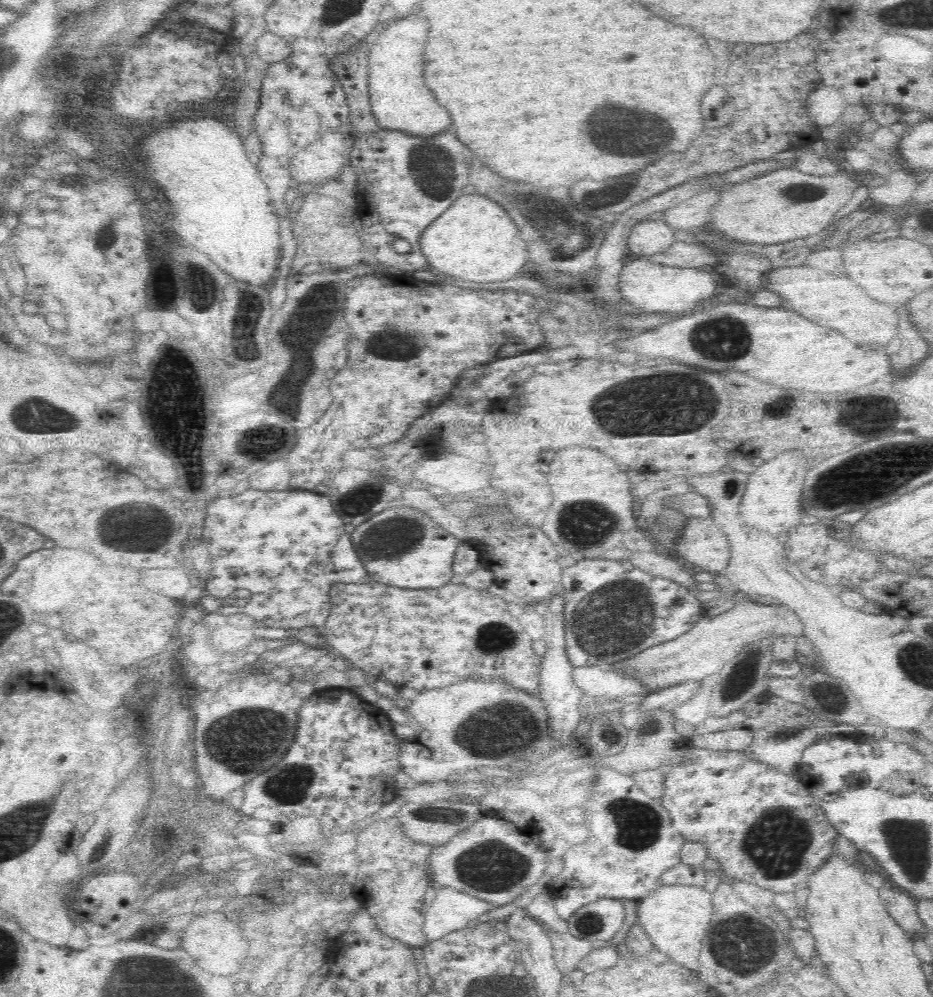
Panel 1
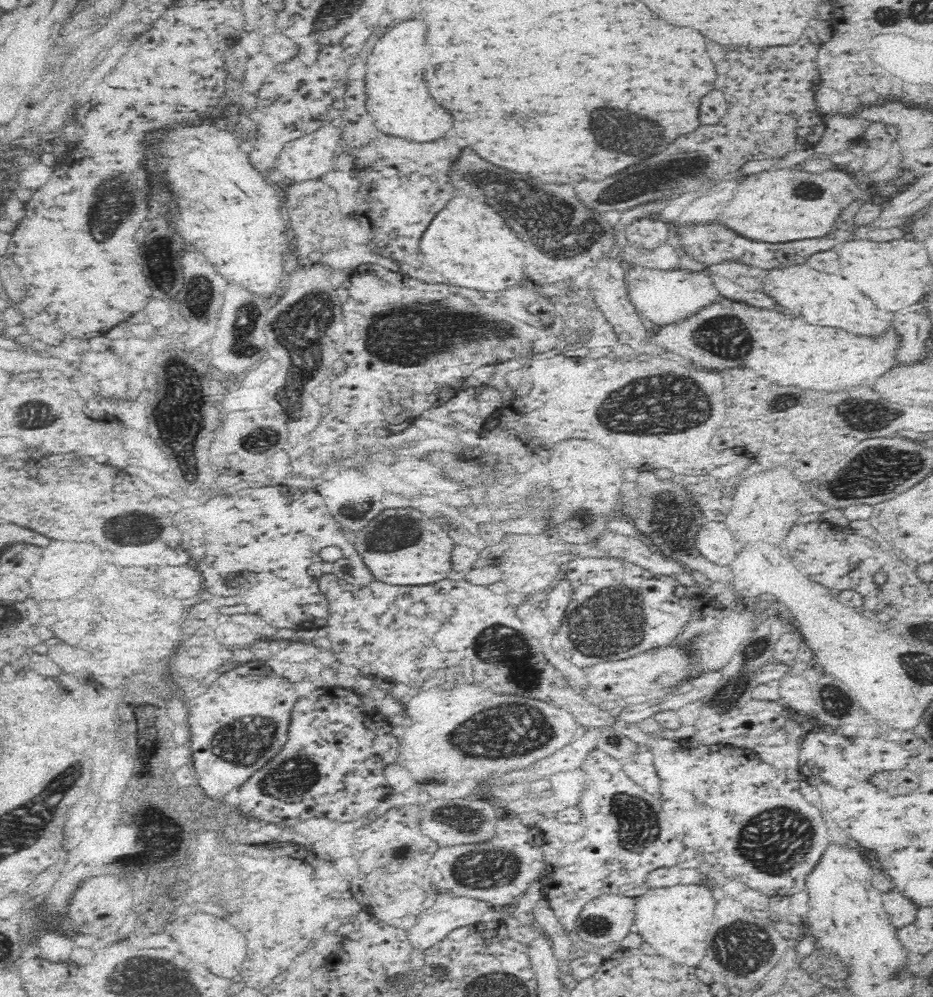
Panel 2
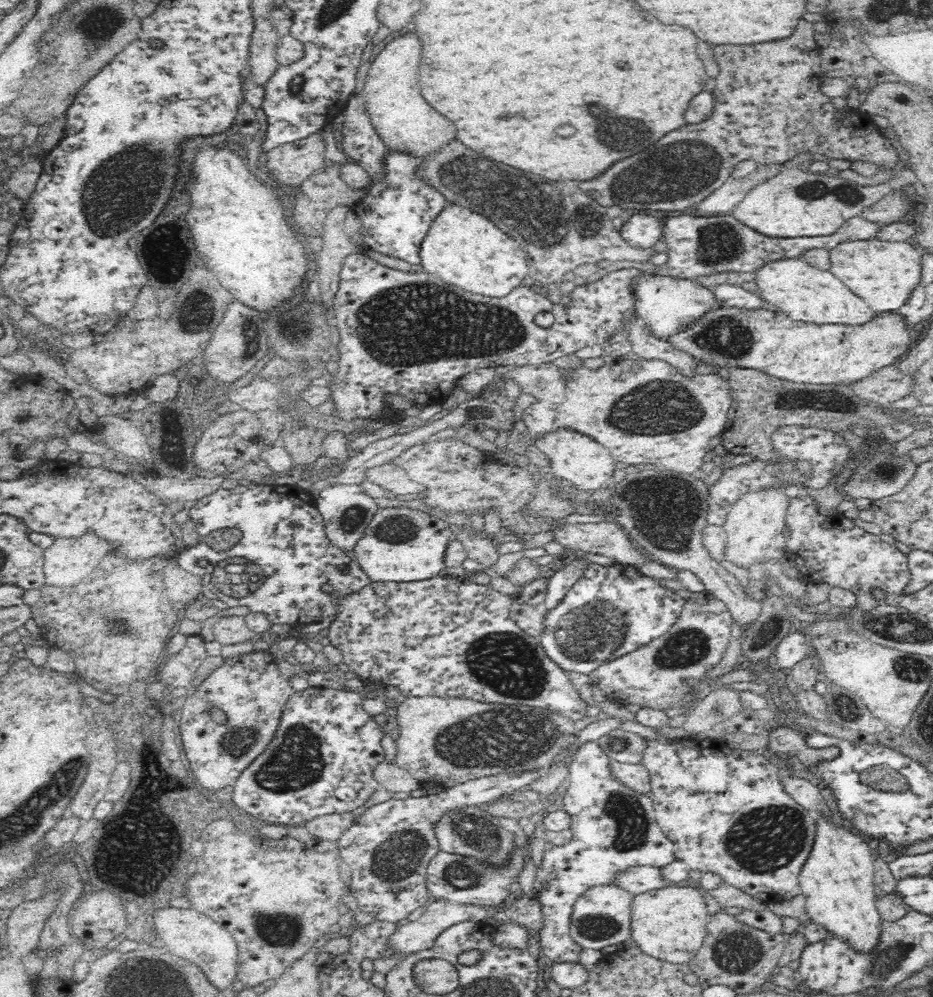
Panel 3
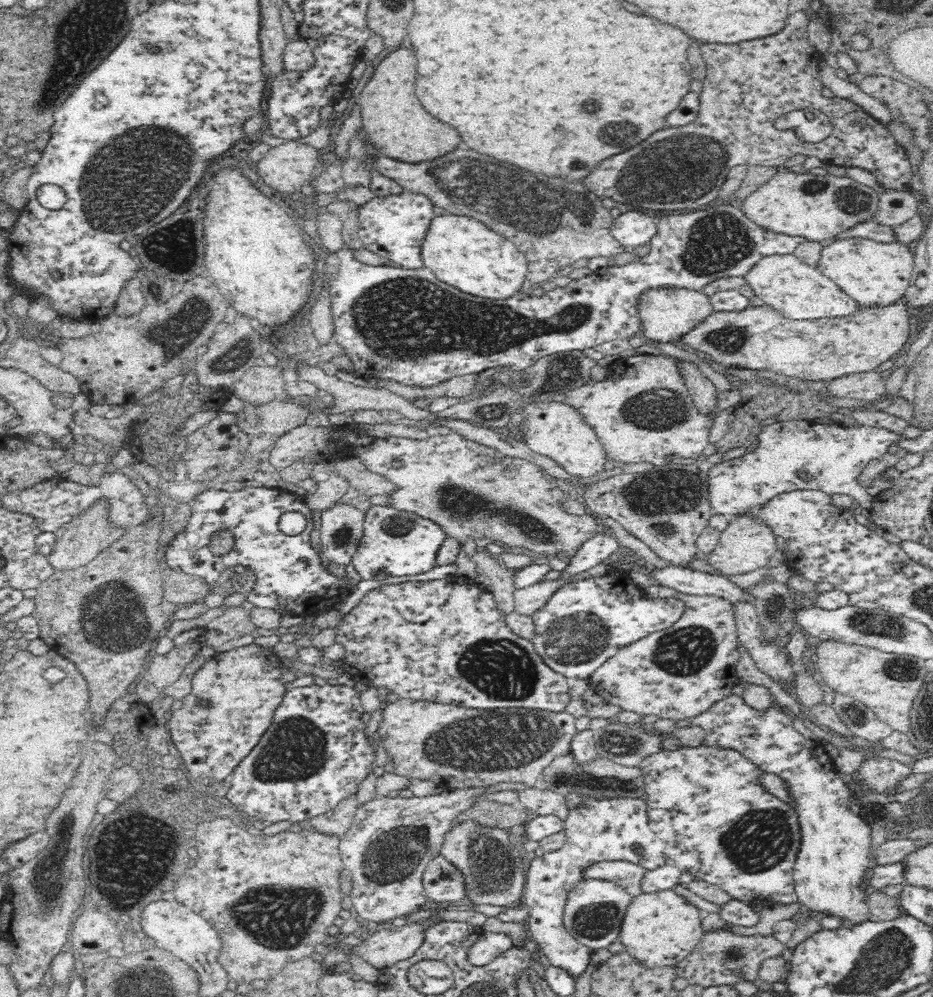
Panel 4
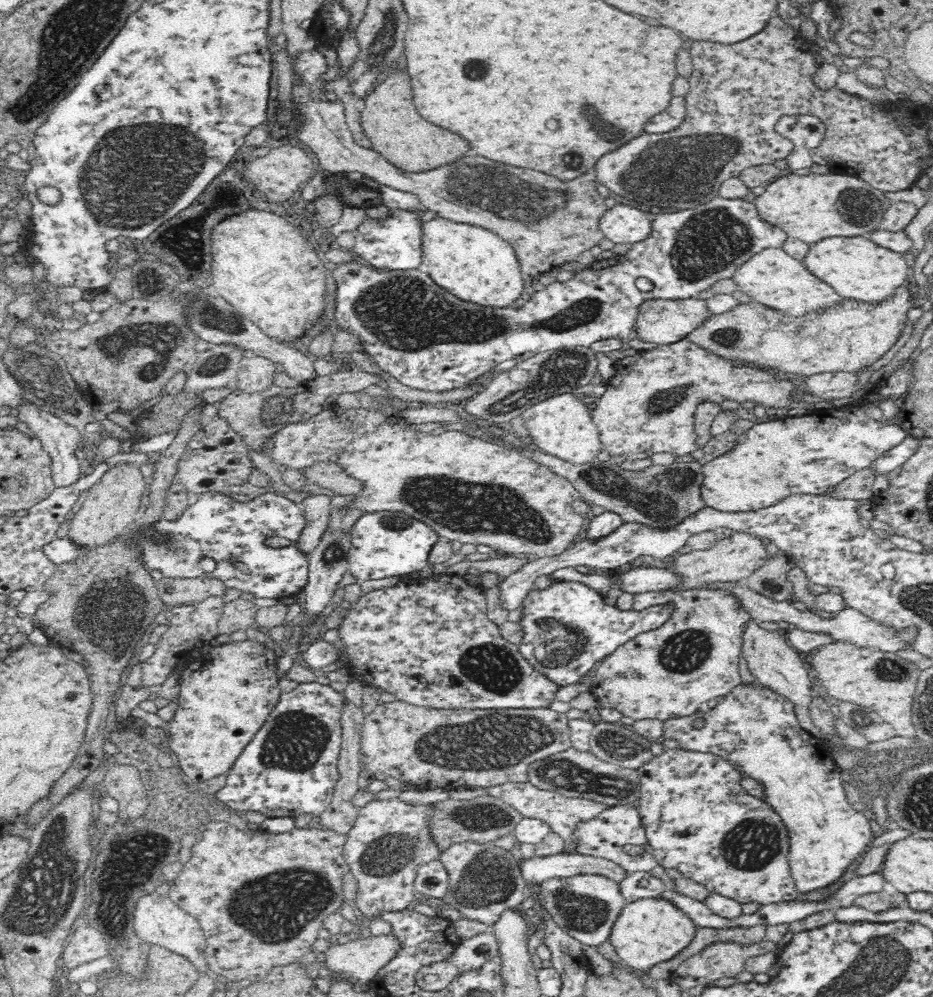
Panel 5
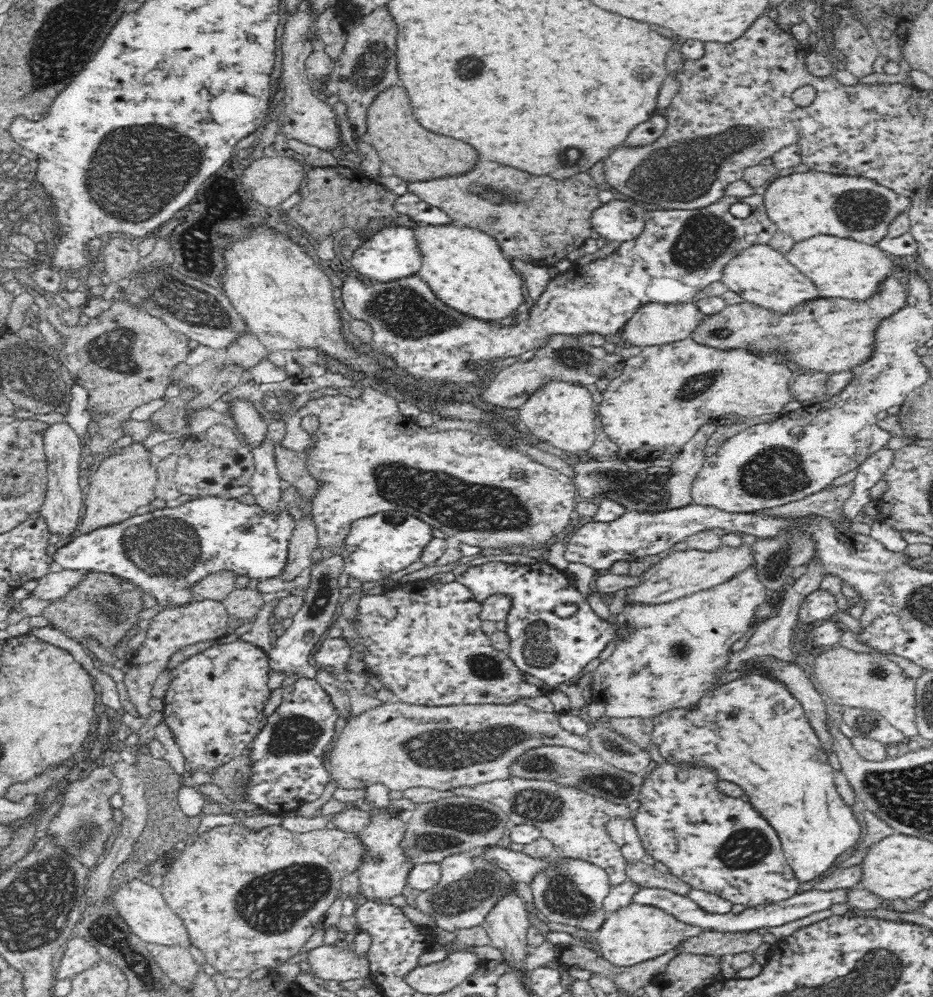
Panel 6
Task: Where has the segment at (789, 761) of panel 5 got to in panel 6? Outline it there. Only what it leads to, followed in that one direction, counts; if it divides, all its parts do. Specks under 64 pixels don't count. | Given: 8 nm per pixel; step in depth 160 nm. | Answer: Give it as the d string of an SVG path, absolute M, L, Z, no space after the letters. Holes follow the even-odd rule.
M750 672L748 676L714 690L712 696L706 696L700 701L698 710L668 710L656 716L653 724L651 740L665 759L672 762L708 763L716 770L722 768L718 772L722 780L742 784L750 796L750 802L780 834L784 842L784 856L801 883L820 878L824 872L836 866L844 852L852 851L859 844L862 824L856 820L854 812L842 800L834 785L834 768L828 753L810 727L802 705L781 682L759 672Z

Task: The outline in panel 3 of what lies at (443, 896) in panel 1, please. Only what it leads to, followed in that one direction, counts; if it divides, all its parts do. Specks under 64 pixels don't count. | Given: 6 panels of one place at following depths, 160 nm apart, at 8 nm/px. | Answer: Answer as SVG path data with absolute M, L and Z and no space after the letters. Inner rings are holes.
M433 899L426 908L421 910L421 914L416 921L405 922L398 925L398 930L392 934L390 943L392 943L396 952L399 952L400 957L408 956L412 953L419 953L421 950L432 948L434 942L438 940L438 936L451 926L468 920L476 920L476 916L477 922L485 921L491 913L492 910L480 905L465 905L449 900Z

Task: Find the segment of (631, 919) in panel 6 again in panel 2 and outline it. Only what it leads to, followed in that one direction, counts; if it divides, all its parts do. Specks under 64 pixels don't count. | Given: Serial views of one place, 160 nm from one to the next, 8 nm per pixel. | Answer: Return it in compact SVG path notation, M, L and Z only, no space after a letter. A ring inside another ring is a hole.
M717 883L653 887L648 893L634 899L633 929L644 937L650 952L698 970L700 962L704 960L707 953L713 910L719 892Z

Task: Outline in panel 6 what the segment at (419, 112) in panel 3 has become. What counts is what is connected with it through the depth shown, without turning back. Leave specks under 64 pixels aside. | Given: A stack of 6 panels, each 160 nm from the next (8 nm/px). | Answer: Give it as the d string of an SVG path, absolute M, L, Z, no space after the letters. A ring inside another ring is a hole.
M404 86L384 89L366 112L365 137L377 151L380 161L396 177L407 182L422 182L444 175L460 175L474 167L476 150L460 140L426 130L412 114L412 106Z

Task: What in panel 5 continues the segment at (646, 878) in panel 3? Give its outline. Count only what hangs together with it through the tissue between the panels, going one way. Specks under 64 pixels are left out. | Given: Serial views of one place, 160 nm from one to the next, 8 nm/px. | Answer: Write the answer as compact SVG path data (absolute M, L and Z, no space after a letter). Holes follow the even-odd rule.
M567 852L554 856L534 855L530 858L521 858L520 862L526 882L536 885L554 877L570 878L581 875L599 875L620 884L630 876L628 871L611 860Z

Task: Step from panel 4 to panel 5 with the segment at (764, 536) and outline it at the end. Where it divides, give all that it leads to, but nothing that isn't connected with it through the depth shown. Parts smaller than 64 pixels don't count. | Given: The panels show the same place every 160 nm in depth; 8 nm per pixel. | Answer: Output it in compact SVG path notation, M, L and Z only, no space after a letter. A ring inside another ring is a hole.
M733 531L726 538L718 538L714 546L708 550L678 554L674 562L666 567L683 576L685 579L683 584L687 589L696 589L700 584L712 584L712 582L743 582L768 560L766 542L758 535Z

